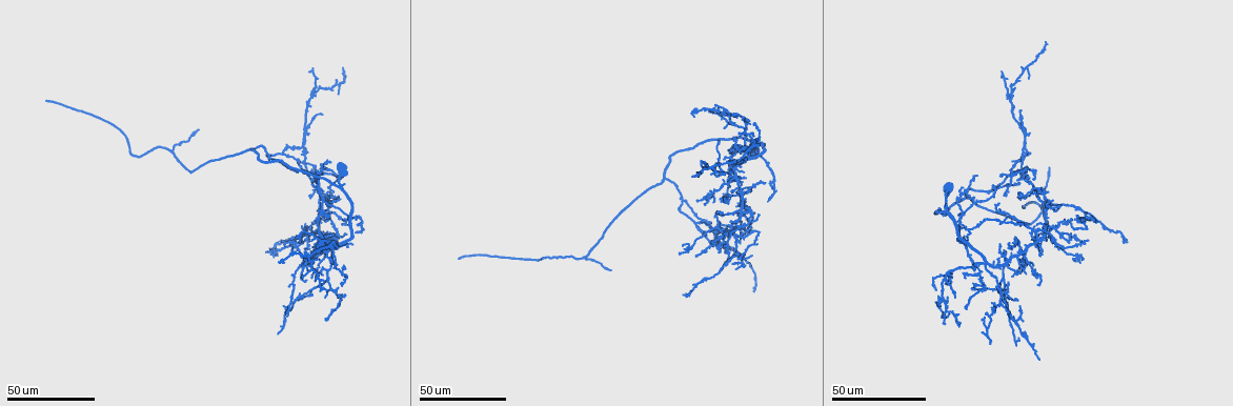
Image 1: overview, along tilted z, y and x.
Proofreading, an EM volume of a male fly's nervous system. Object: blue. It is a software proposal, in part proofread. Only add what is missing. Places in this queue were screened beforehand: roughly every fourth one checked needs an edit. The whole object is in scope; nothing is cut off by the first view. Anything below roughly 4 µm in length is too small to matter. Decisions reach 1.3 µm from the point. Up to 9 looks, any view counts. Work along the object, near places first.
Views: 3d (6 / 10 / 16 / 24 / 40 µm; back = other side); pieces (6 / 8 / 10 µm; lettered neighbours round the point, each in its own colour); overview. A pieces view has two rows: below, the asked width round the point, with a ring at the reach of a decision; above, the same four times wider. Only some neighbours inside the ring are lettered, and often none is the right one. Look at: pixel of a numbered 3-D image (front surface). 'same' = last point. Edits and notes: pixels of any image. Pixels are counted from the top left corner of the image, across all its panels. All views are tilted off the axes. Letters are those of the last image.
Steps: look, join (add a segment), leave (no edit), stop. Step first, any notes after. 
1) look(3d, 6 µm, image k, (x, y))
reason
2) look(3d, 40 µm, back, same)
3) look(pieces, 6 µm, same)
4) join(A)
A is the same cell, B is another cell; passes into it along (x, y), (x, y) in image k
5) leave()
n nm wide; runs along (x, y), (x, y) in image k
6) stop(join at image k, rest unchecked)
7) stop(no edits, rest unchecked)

look(3d, 24 µm, image 1, (1095, 219))
free end

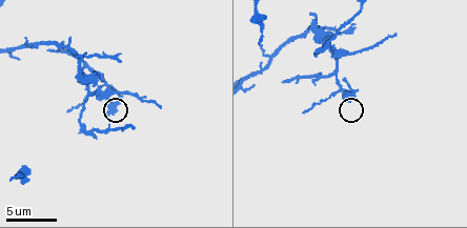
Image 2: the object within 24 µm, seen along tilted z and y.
look(pieces, 10 µm, image 2, (108, 113))

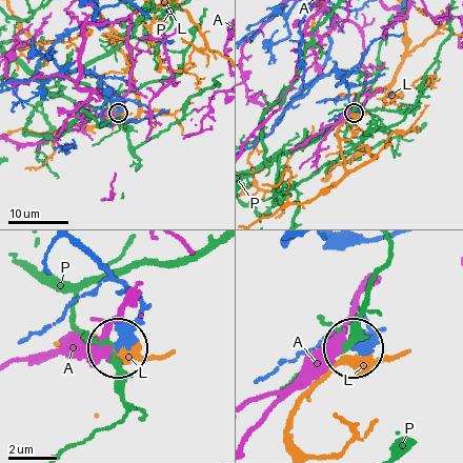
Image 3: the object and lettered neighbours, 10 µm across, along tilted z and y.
leave()
A, L and P are other cells; no lettered segment goes on from it

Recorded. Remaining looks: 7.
look(3d, 24 µm, image 1, (1048, 167))
free end

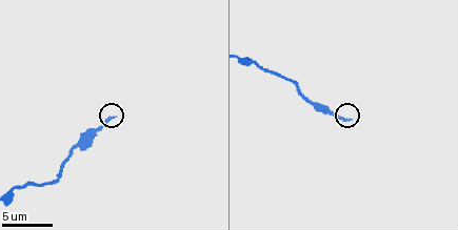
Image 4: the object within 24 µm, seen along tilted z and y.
look(pieces, 8 µm, image 4, (351, 118))

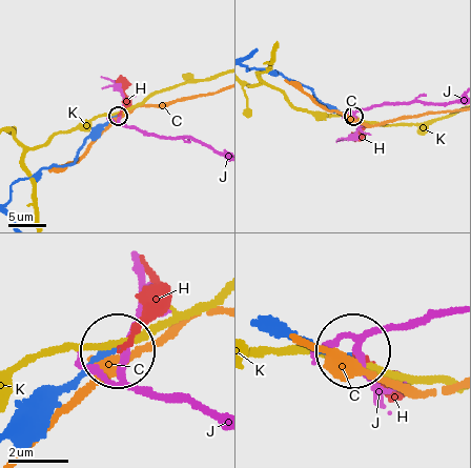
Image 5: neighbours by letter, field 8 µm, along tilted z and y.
join(H)
H is the same cell, C, J and K are other cells; passes into it along (39, 411), (121, 345), (154, 269) in image 5; the cell continues

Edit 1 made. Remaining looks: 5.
look(overview)
see it whole again

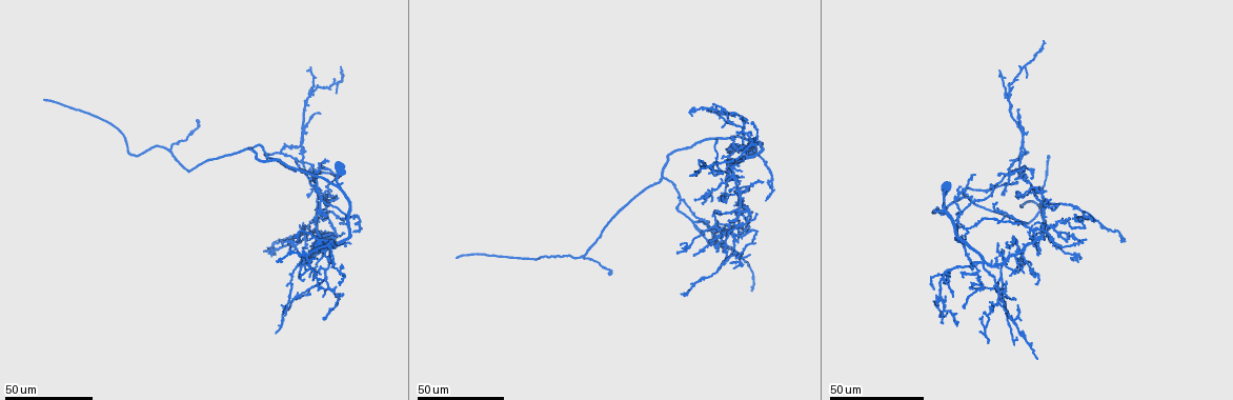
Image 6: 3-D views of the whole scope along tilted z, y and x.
look(3d, 24 µm, image 6, (457, 259))
long arm stops here

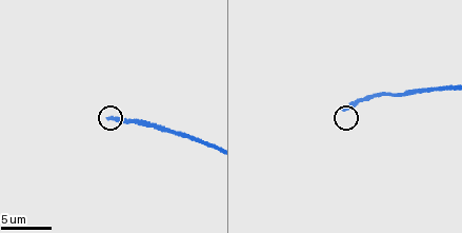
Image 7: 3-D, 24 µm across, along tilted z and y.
look(3d, 6 µm, image 7, (344, 108))
zoom in

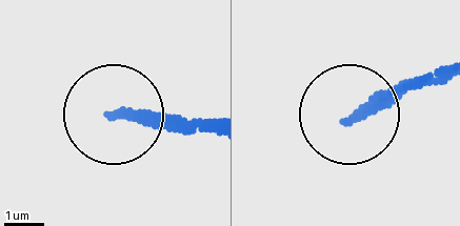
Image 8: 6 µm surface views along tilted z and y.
look(pieces, 10 µm, image 8, (112, 115))
what lies round it

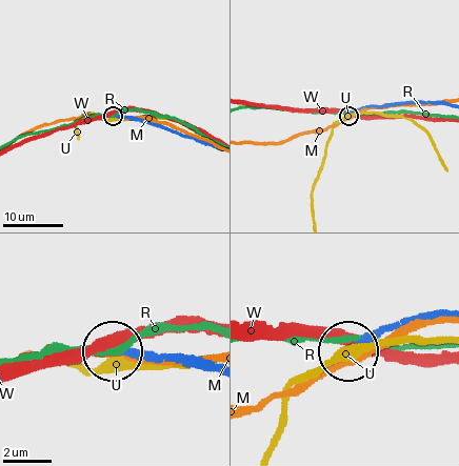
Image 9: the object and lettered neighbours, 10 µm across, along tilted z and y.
leave()
220 nm wide; M, R, U and W are other cells; runs along (438, 103), (365, 106), (350, 115) in image 9; no lettered segment goes on from it

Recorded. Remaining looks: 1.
stop(join at image 5, rest unchecked)

